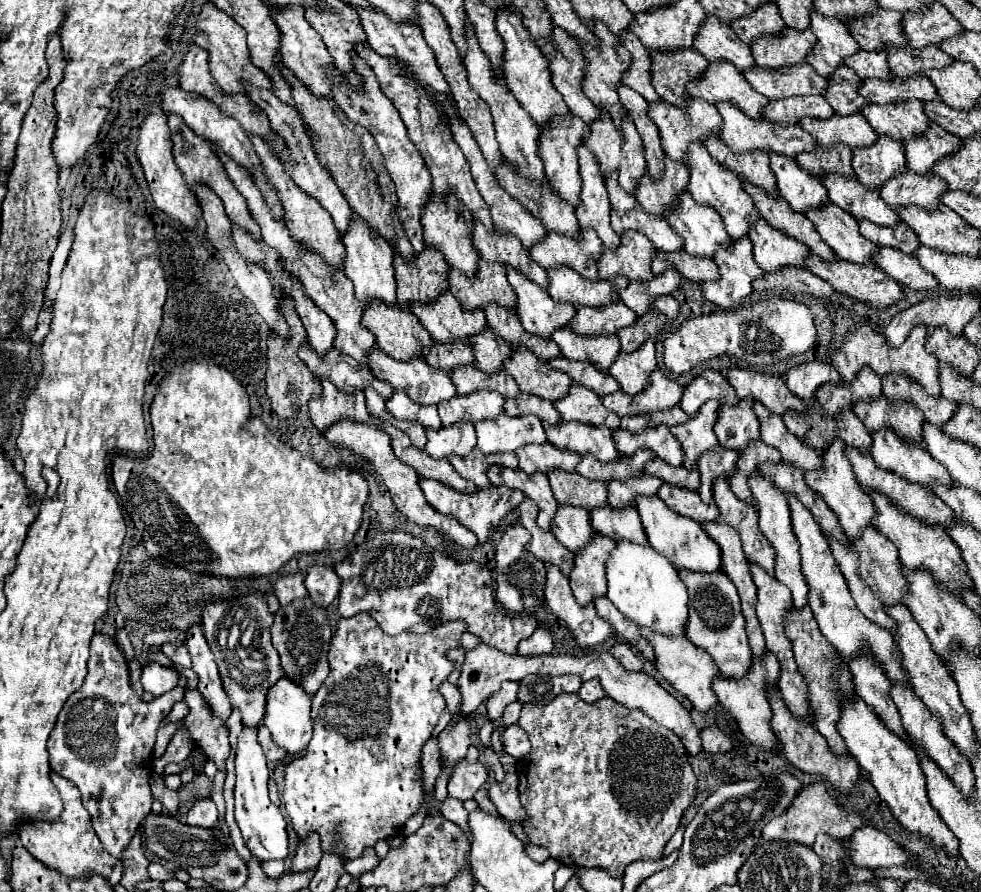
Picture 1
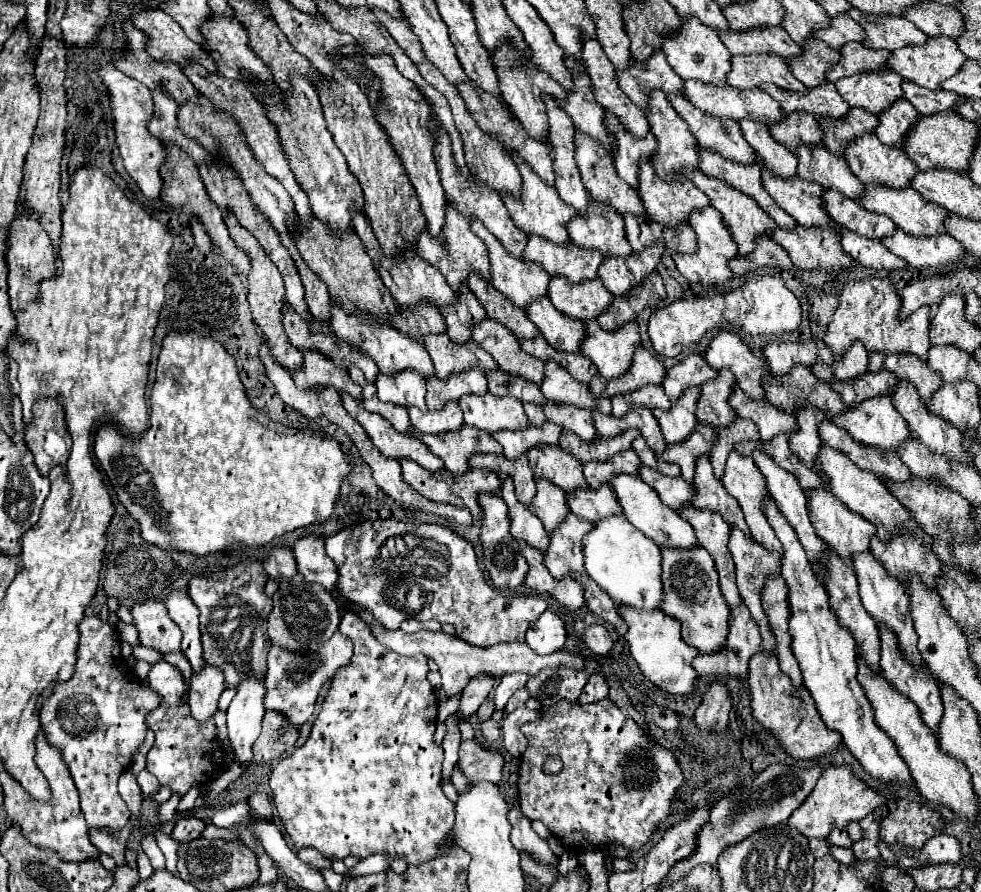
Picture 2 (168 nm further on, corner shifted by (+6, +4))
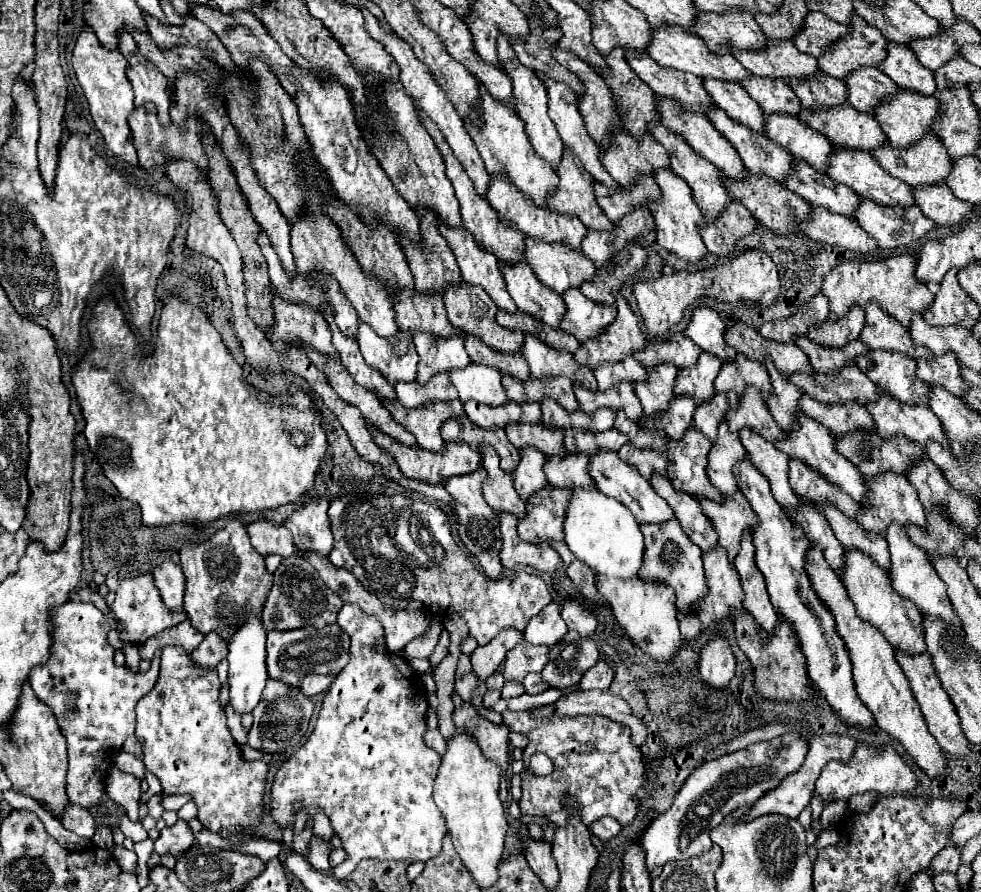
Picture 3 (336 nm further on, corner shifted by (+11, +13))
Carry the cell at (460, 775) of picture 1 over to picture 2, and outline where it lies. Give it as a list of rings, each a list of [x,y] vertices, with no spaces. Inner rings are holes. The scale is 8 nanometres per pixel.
[[[479,740],[461,742],[459,766],[469,782],[489,780],[503,784],[503,756],[497,748],[487,748]]]

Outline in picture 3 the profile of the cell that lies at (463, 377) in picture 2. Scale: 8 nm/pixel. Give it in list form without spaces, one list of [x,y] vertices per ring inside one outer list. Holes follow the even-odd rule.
[[[416,333],[414,345],[420,355],[418,363],[418,383],[428,383],[438,373],[450,373],[452,369],[464,369],[472,363],[468,353],[464,351],[462,337],[450,339],[434,339],[428,333]]]

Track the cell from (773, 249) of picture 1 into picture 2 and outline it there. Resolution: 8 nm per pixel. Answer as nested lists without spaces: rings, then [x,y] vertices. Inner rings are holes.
[[[701,170],[697,172],[689,172],[687,176],[701,192],[705,192],[705,196],[709,196],[709,202],[713,208],[717,208],[721,212],[721,218],[723,222],[729,226],[729,232],[733,234],[733,242],[737,244],[737,250],[741,256],[747,256],[753,246],[755,246],[755,238],[761,236],[761,234],[767,234],[769,230],[773,230],[777,224],[755,204],[753,198],[749,198],[747,194],[743,194],[741,190],[729,186],[725,180],[719,180],[719,178],[713,178],[713,176],[707,176],[703,174]]]

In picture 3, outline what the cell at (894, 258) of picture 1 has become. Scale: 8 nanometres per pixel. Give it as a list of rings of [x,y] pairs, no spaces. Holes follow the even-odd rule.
[[[822,207],[814,209],[812,219],[804,221],[800,231],[814,241],[856,253],[872,253],[878,247],[876,241],[854,219],[844,219],[842,215],[824,211]]]

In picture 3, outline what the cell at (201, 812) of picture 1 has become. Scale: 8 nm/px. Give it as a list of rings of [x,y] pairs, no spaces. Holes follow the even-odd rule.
[[[178,819],[172,827],[164,827],[164,829],[160,831],[160,837],[156,839],[154,851],[156,851],[158,855],[164,855],[164,853],[178,855],[178,853],[186,851],[192,843],[194,843],[194,833],[192,833],[192,829],[188,827],[186,821]]]

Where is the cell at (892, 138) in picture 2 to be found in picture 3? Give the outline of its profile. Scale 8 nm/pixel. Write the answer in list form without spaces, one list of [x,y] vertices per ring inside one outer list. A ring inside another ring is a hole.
[[[862,67],[860,71],[854,71],[848,81],[848,103],[868,115],[876,113],[876,107],[882,105],[888,95],[898,93],[898,85],[884,75],[882,71],[876,71],[872,67]]]

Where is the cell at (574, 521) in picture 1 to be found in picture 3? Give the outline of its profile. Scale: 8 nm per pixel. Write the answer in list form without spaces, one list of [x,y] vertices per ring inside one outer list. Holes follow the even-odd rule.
[[[520,449],[520,465],[514,475],[514,487],[522,501],[528,501],[534,493],[548,487],[548,479],[544,473],[544,463],[548,457],[536,449]]]

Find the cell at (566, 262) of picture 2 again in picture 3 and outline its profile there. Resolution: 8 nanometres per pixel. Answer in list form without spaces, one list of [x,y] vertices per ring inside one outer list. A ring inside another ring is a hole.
[[[490,177],[490,191],[488,191],[488,201],[492,207],[496,207],[500,221],[508,227],[518,229],[520,233],[540,239],[544,243],[560,243],[560,245],[568,245],[572,249],[580,249],[588,229],[584,227],[584,223],[580,223],[580,219],[576,219],[574,215],[556,215],[556,211],[540,211],[540,207],[532,207],[532,203],[528,203],[528,199],[524,199],[524,195],[520,195],[520,191],[512,191],[512,187],[508,187],[508,183],[504,183],[504,179],[492,179]]]

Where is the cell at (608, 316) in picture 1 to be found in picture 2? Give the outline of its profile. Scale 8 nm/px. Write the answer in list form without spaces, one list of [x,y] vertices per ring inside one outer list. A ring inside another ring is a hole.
[[[551,276],[549,300],[553,306],[577,320],[597,318],[613,302],[613,296],[603,288],[601,280],[583,280],[581,284],[569,284],[561,276]]]

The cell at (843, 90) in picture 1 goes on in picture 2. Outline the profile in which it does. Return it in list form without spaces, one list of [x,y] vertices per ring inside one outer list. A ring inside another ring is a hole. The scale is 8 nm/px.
[[[815,36],[801,50],[803,52],[799,56],[787,60],[787,66],[791,68],[793,76],[805,86],[819,86],[821,82],[825,82],[827,80],[825,72],[841,58],[839,52],[833,52],[829,44],[825,44],[823,40],[817,40]]]

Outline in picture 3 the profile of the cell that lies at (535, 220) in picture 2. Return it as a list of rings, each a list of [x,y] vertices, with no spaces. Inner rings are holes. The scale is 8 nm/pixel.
[[[482,87],[480,93],[484,93],[484,131],[472,131],[468,125],[466,129],[486,163],[486,171],[490,175],[506,175],[518,191],[530,197],[538,207],[548,209],[548,197],[558,189],[558,175],[532,151],[532,143],[524,131],[524,121],[518,115],[512,115],[508,107],[500,107],[500,103],[496,103]]]

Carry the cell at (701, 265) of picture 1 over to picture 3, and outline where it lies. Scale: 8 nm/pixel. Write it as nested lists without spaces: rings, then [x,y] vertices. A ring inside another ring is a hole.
[[[652,177],[640,179],[642,181],[636,187],[630,189],[622,187],[620,191],[608,191],[608,187],[594,183],[598,205],[612,223],[620,223],[620,219],[632,213],[636,207],[648,207],[648,201],[660,197],[660,187],[656,187],[656,181]]]

